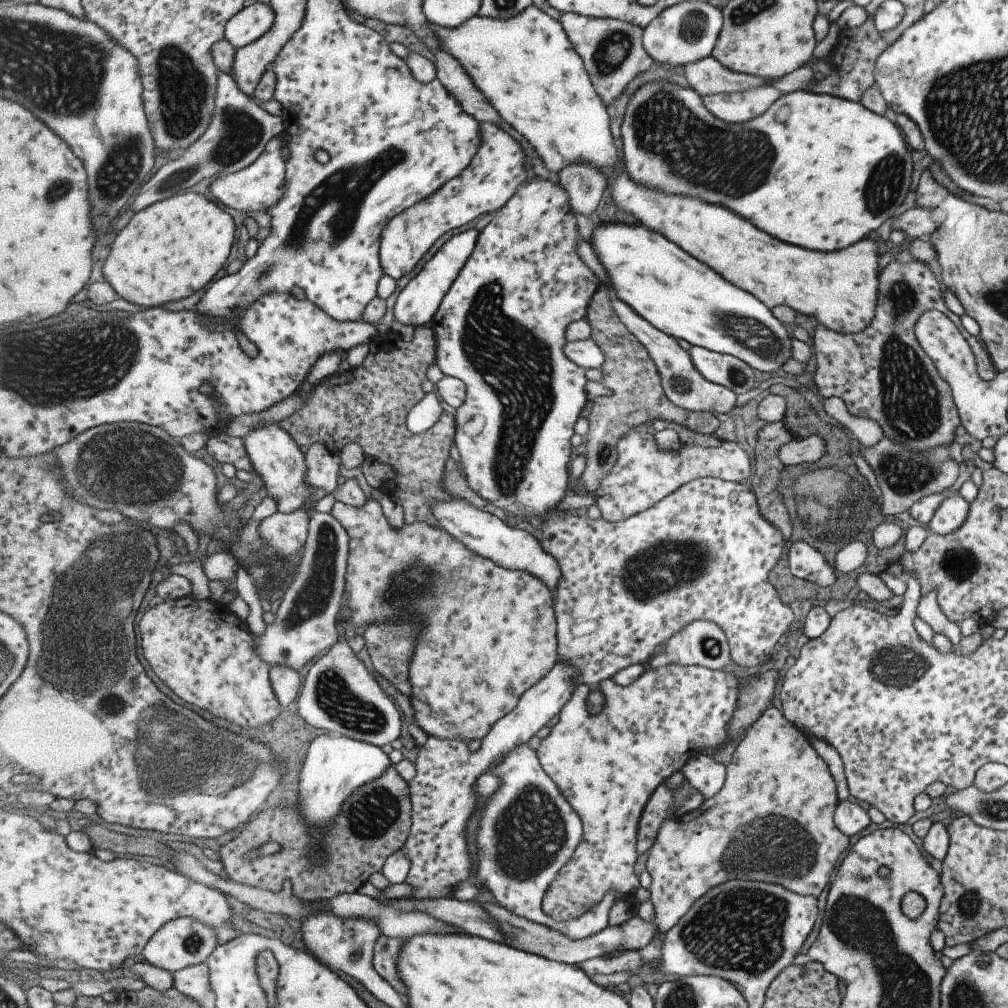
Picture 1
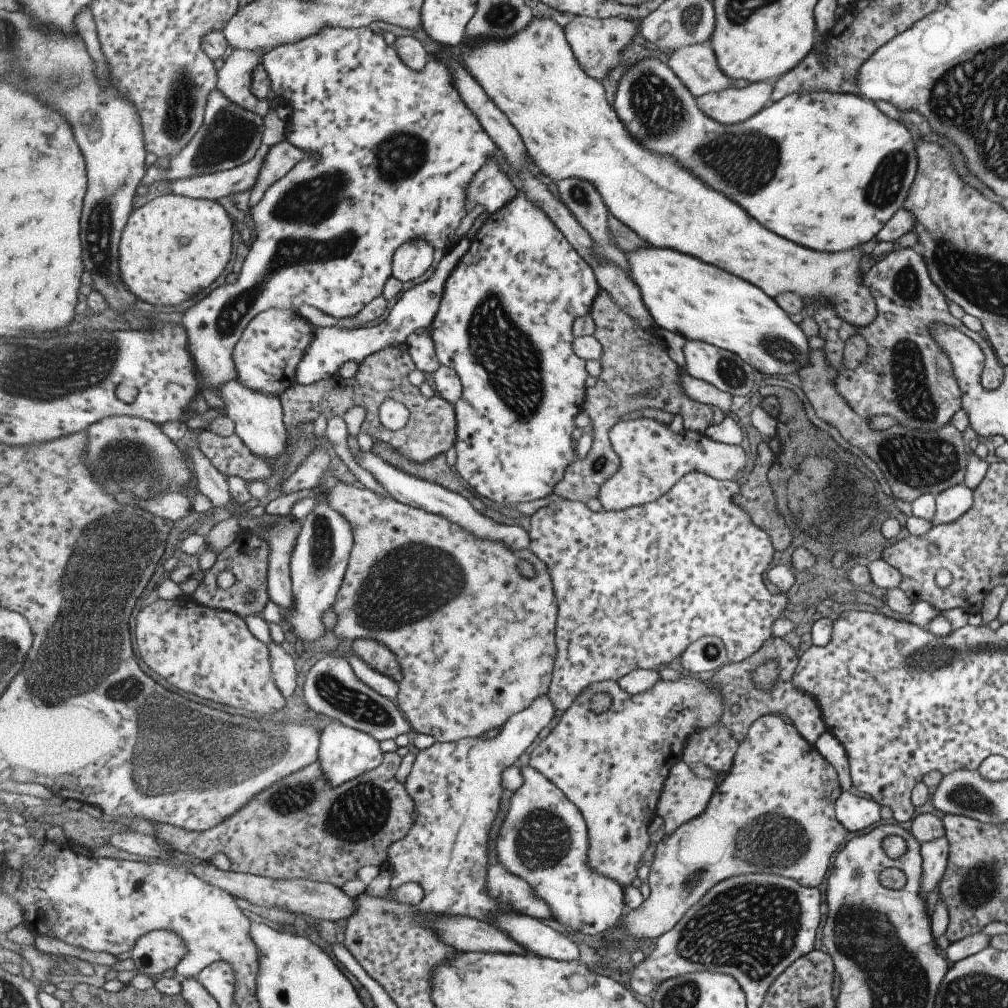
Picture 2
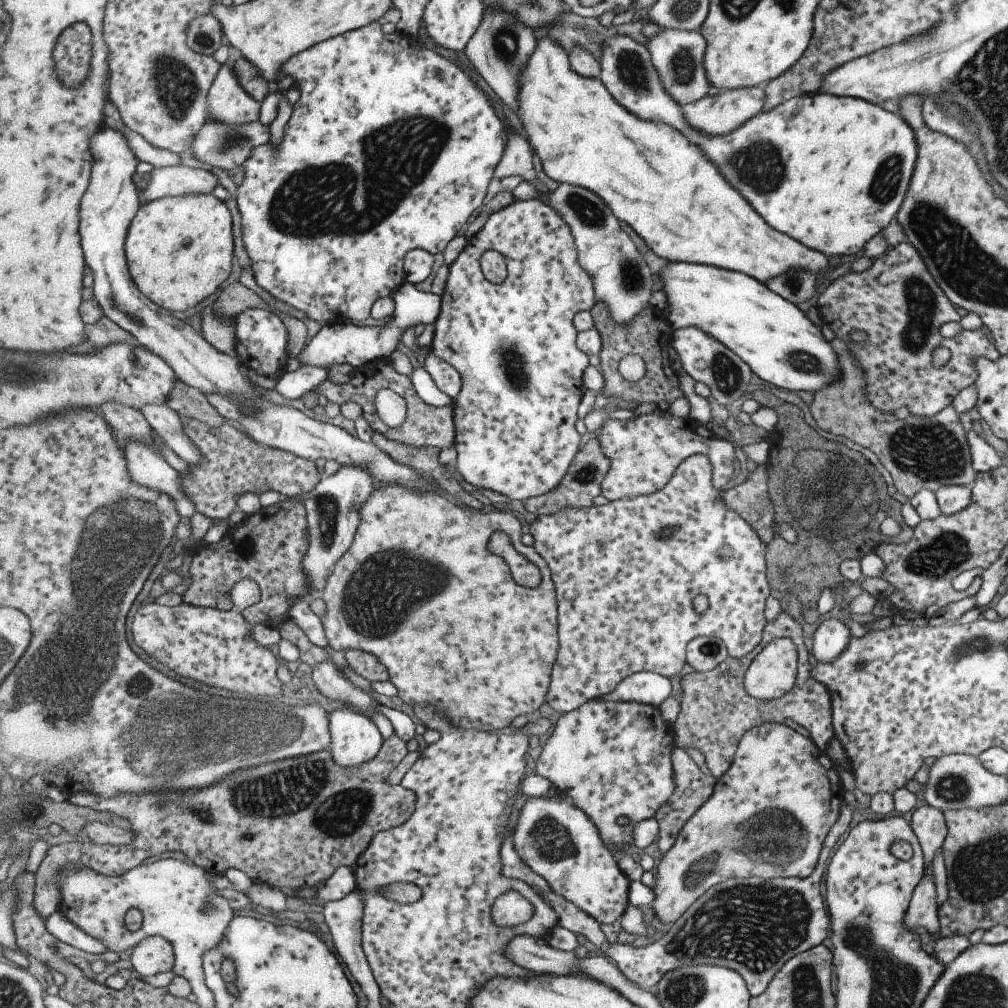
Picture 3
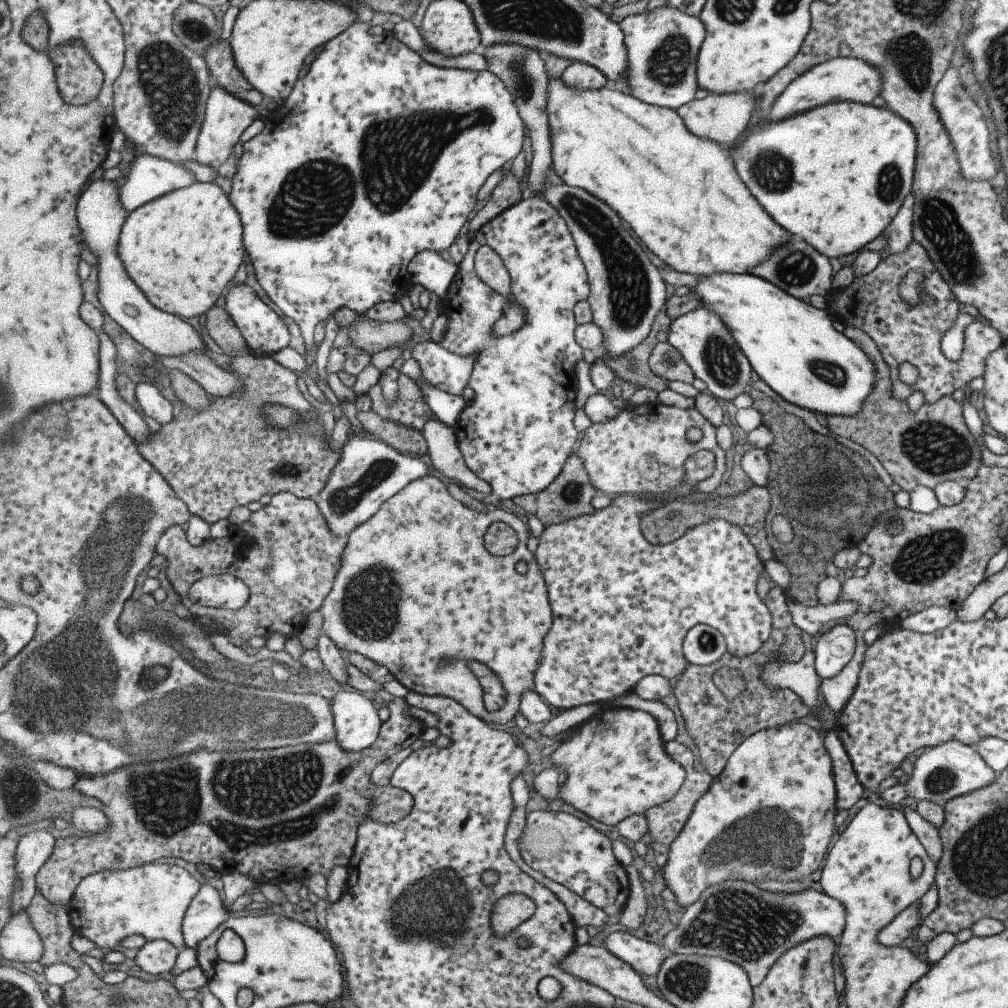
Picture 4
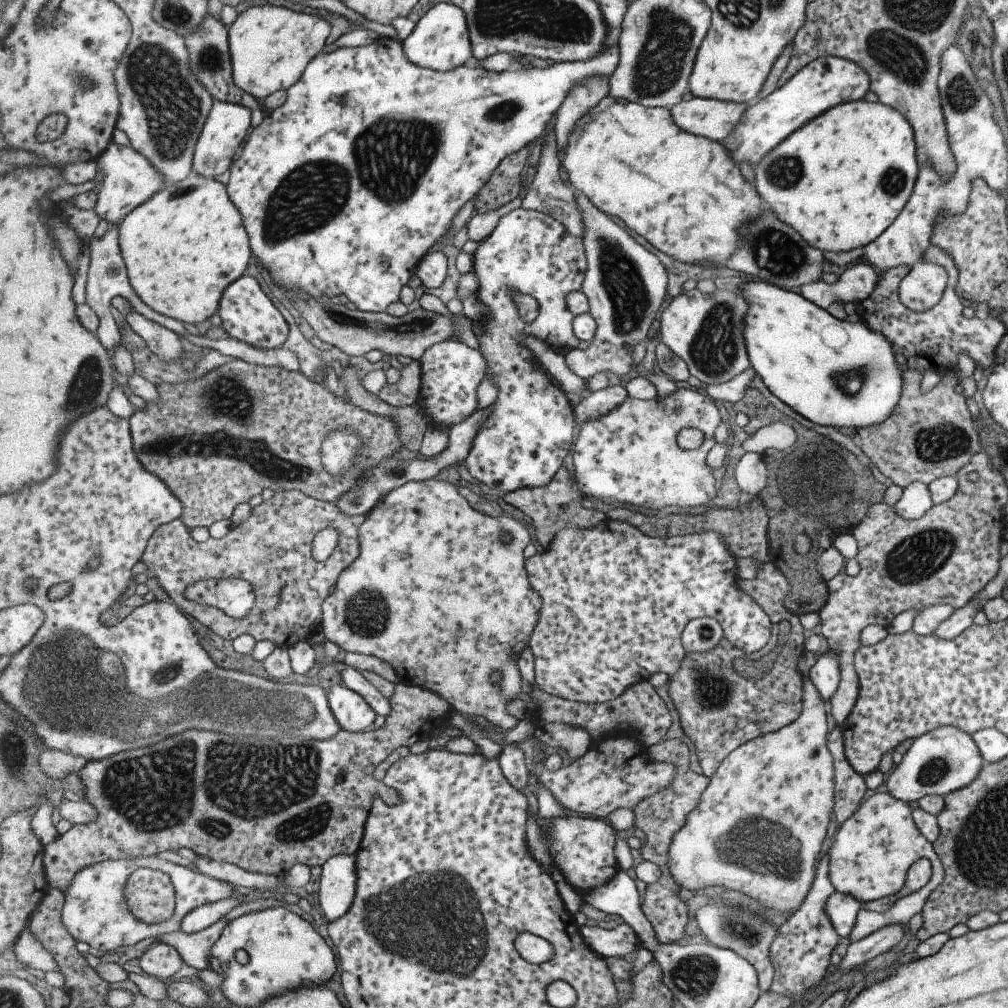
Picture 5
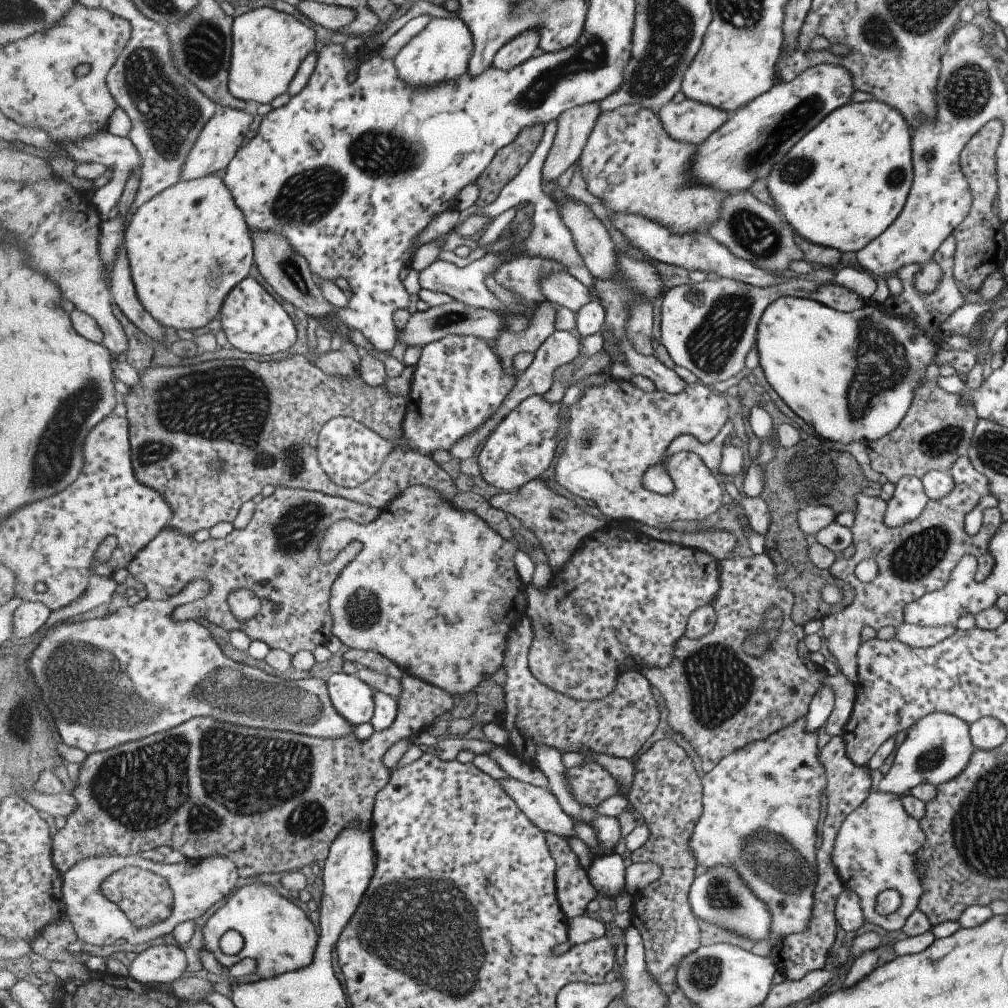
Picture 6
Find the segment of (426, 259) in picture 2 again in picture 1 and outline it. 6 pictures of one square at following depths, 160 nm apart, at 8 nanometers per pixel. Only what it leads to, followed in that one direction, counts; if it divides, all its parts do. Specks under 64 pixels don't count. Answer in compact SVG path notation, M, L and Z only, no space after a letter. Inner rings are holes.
M485 121L481 126L483 145L477 151L472 164L455 180L449 181L439 193L407 209L384 226L380 240L383 274L392 276L395 280L411 274L443 234L455 228L463 228L483 214L503 209L527 180L525 160L529 159L523 146L495 123Z

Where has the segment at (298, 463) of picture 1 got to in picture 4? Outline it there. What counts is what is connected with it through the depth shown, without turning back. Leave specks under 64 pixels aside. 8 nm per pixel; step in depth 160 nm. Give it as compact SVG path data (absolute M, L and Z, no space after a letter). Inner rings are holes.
M100 177L93 181L88 188L86 188L80 199L78 200L77 219L82 233L85 235L84 243L87 247L88 258L91 261L98 260L98 299L103 309L121 326L125 328L137 342L151 350L157 356L183 356L189 352L206 352L210 354L207 349L207 344L189 322L185 322L179 316L169 314L165 310L160 310L153 306L149 298L145 296L145 292L131 279L124 263L119 255L119 242L121 237L121 230L124 229L125 221L128 221L129 213L123 210L120 200L119 186L107 178Z

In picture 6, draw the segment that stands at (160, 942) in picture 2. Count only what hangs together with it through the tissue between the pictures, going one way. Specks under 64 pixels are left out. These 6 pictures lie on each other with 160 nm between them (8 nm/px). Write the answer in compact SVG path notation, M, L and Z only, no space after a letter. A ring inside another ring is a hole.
M153 946L139 953L129 968L130 977L143 985L175 983L187 975L187 956L180 946Z

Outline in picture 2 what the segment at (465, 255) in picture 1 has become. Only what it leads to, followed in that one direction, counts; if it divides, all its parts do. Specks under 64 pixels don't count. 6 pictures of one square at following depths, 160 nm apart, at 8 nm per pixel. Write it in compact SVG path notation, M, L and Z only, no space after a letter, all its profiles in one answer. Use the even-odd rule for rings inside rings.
M463 236L461 240L445 251L438 262L434 273L425 281L407 289L394 304L388 317L374 327L356 329L335 327L317 327L316 336L309 346L297 369L297 384L312 385L323 379L337 375L339 368L352 360L361 364L367 357L379 353L380 350L404 345L415 330L430 329L440 312L440 304L444 297L444 288L448 284L451 273L460 265L461 259L469 252L472 240Z

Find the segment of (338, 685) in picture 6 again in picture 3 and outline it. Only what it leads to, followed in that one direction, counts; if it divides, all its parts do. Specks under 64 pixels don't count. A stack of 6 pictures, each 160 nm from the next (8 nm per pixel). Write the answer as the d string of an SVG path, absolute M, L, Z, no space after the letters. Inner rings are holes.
M344 707L332 712L330 718L332 741L329 750L332 751L332 757L339 766L358 767L378 757L384 745L383 736L370 718Z

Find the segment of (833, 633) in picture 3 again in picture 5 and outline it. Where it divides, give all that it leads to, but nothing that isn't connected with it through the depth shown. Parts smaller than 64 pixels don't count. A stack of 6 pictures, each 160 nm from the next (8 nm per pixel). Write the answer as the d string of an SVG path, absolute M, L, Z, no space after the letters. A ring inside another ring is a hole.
M829 649L815 660L813 666L807 670L807 678L819 694L819 702L829 702L835 694L839 683L839 666L837 666L837 652Z

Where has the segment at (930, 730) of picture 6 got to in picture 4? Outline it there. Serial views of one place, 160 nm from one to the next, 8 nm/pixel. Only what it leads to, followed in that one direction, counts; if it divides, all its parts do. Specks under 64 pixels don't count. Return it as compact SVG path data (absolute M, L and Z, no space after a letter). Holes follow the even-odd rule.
M950 739L948 742L925 748L923 754L915 760L913 770L904 784L891 786L878 795L891 806L897 806L905 798L914 798L916 802L927 800L943 807L951 798L988 786L994 777L994 771L985 765L973 746Z

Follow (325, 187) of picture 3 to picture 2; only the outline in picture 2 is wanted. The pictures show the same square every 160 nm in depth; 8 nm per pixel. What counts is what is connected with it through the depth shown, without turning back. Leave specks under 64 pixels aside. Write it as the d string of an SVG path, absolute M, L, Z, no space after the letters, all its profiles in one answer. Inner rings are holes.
M329 27L323 29L320 33L299 42L269 50L263 57L262 65L272 78L272 94L275 94L282 103L290 103L293 108L287 119L287 141L299 149L317 154L320 160L302 160L289 174L267 189L263 200L256 207L250 208L255 222L256 237L244 260L239 278L235 284L225 282L216 287L199 302L189 307L182 316L183 325L188 330L190 350L205 380L204 384L207 385L201 388L201 394L209 403L210 411L211 409L220 411L221 417L228 416L226 402L221 394L222 386L238 378L235 348L253 318L270 308L291 309L298 313L303 304L311 305L337 320L356 317L356 314L359 314L375 298L383 296L385 283L392 275L394 254L401 245L417 239L427 239L436 249L440 248L445 252L455 244L453 239L455 232L469 211L468 186L471 185L474 176L491 160L491 156L497 152L498 147L492 135L484 129L480 118L477 118L477 115L466 105L456 89L451 70L444 63L433 57L429 59L425 70L413 70L400 57L395 44L387 44L385 38L381 34L375 34L371 28ZM389 156L391 156L391 202L389 202Z

